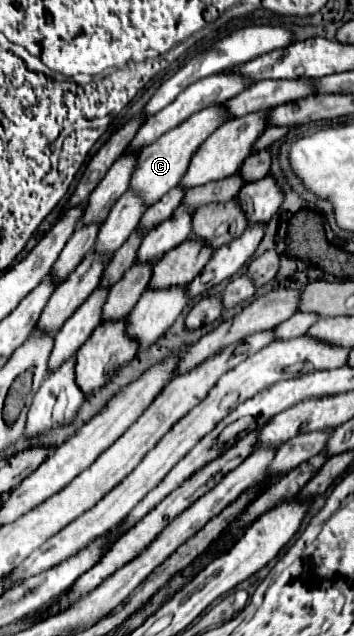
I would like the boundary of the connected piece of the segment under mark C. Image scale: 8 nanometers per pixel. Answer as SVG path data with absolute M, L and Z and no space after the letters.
M212 105L194 113L178 127L166 131L162 137L158 137L158 141L142 149L138 157L138 167L130 181L130 189L136 189L140 197L146 201L146 205L152 205L158 199L162 199L174 185L178 185L178 181L182 181L182 173L186 173L186 165L190 165L190 157L194 157L198 145L206 141L206 137L210 137L210 133L214 133L214 129L218 129L222 123L226 121L222 121L222 113L218 113L218 105Z

